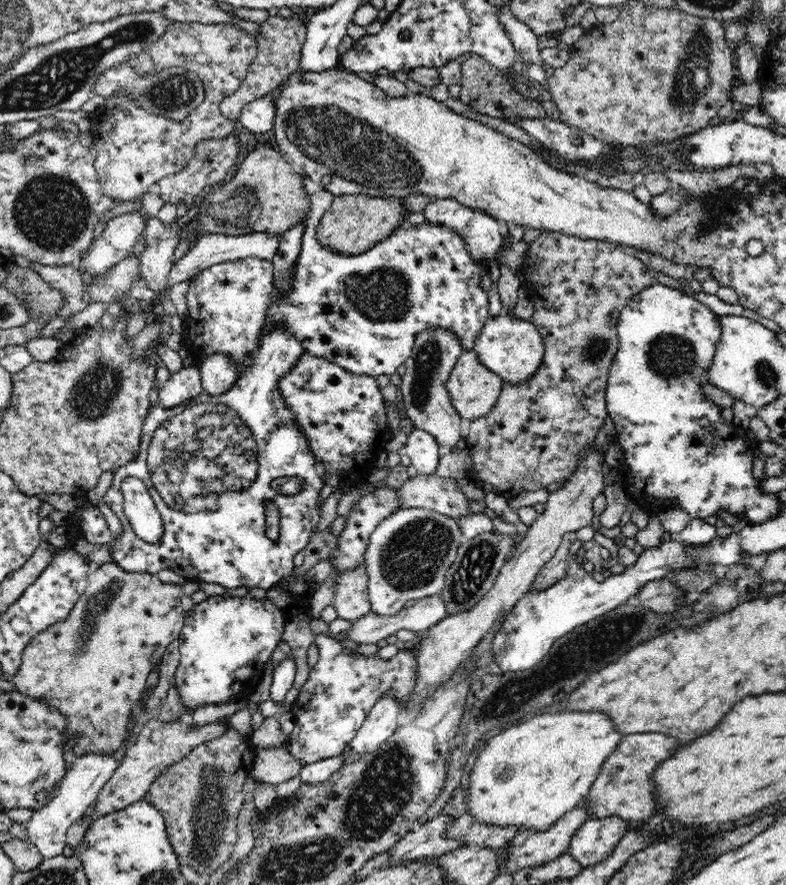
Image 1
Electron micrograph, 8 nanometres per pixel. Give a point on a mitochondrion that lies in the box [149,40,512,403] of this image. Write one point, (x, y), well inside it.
(349, 147)

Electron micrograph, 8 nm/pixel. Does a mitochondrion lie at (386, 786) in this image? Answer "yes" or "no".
yes

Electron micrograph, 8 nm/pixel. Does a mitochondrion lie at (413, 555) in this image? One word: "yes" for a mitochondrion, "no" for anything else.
yes

